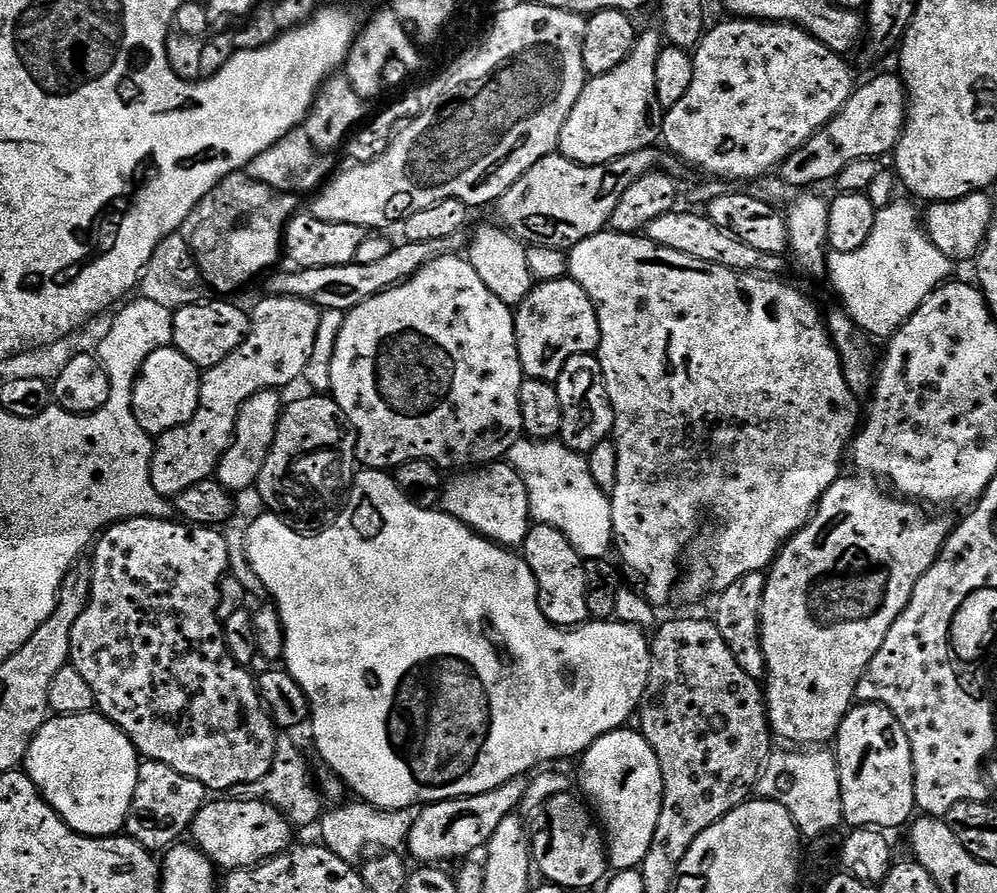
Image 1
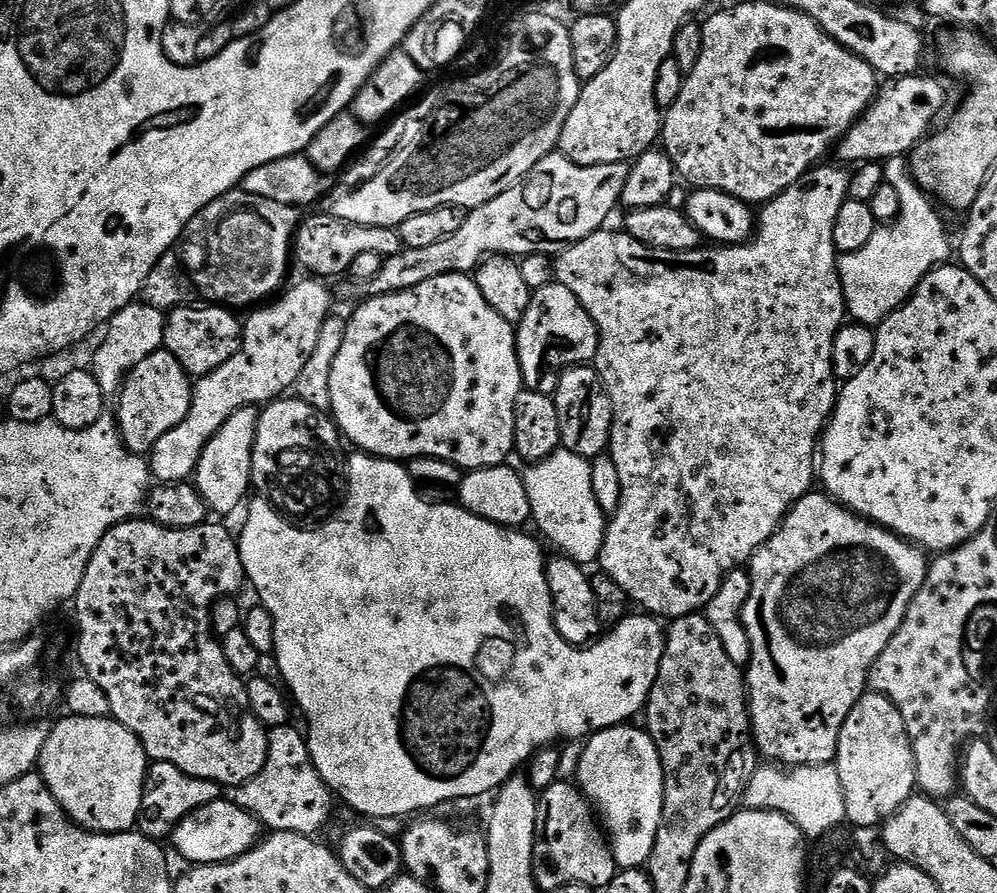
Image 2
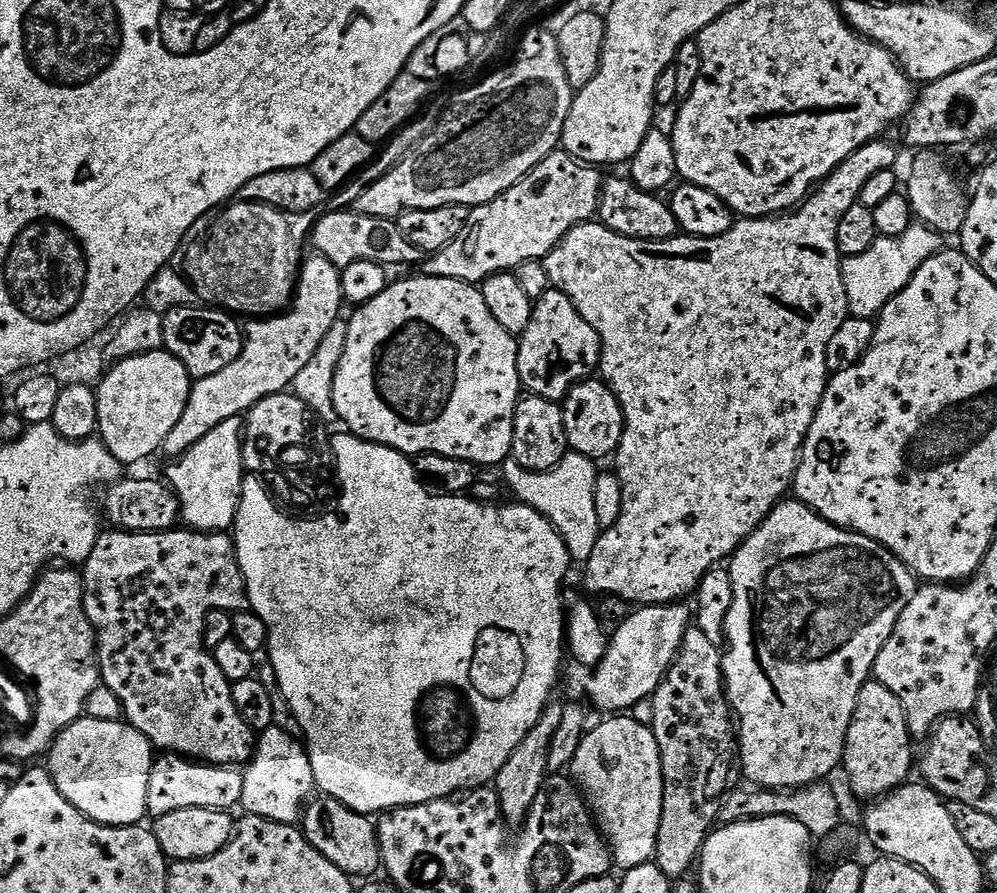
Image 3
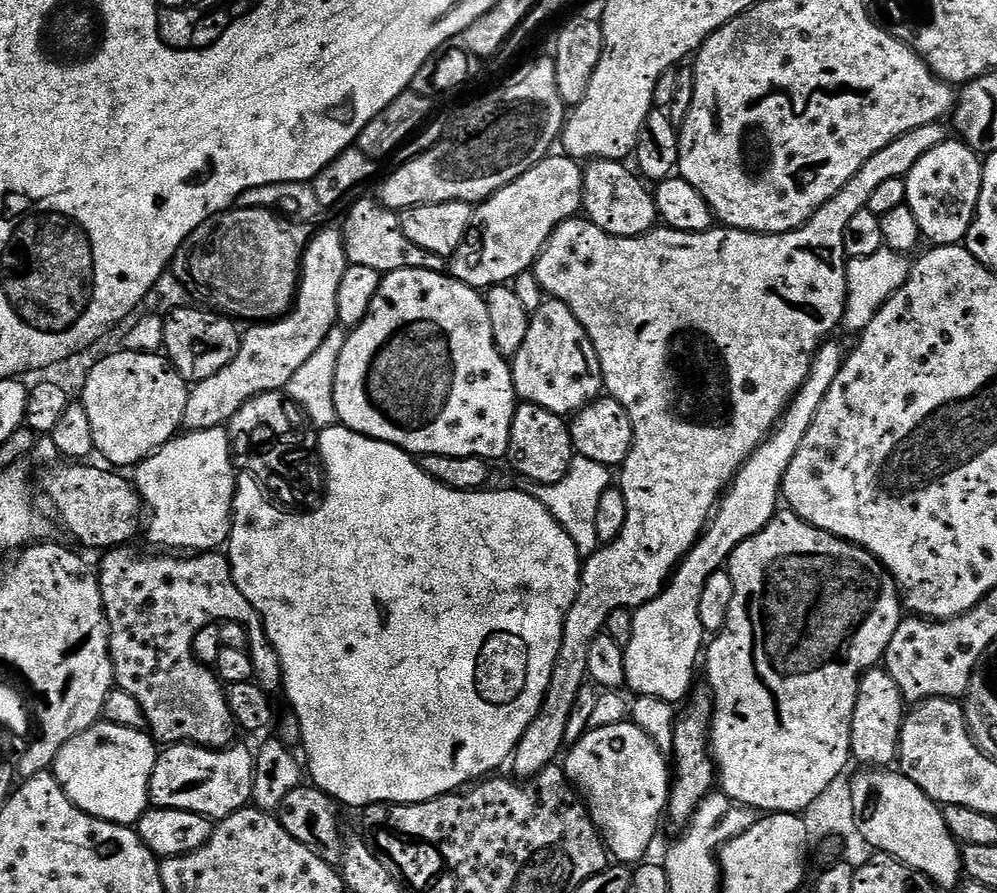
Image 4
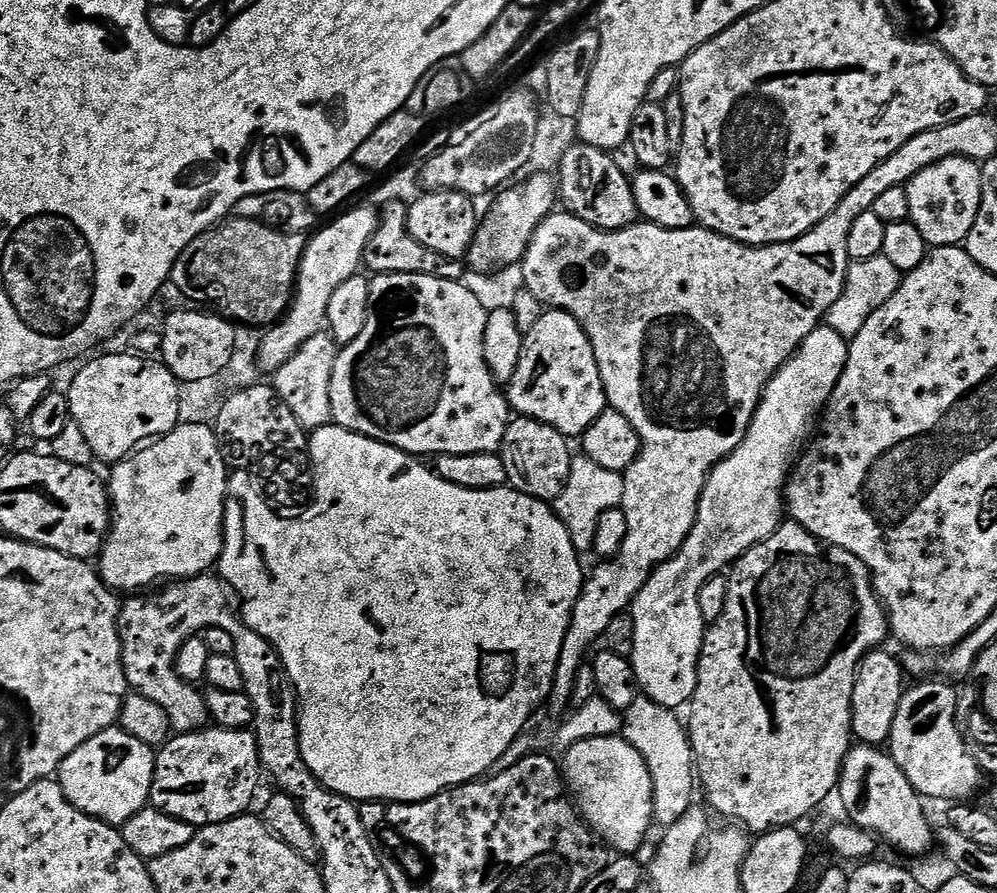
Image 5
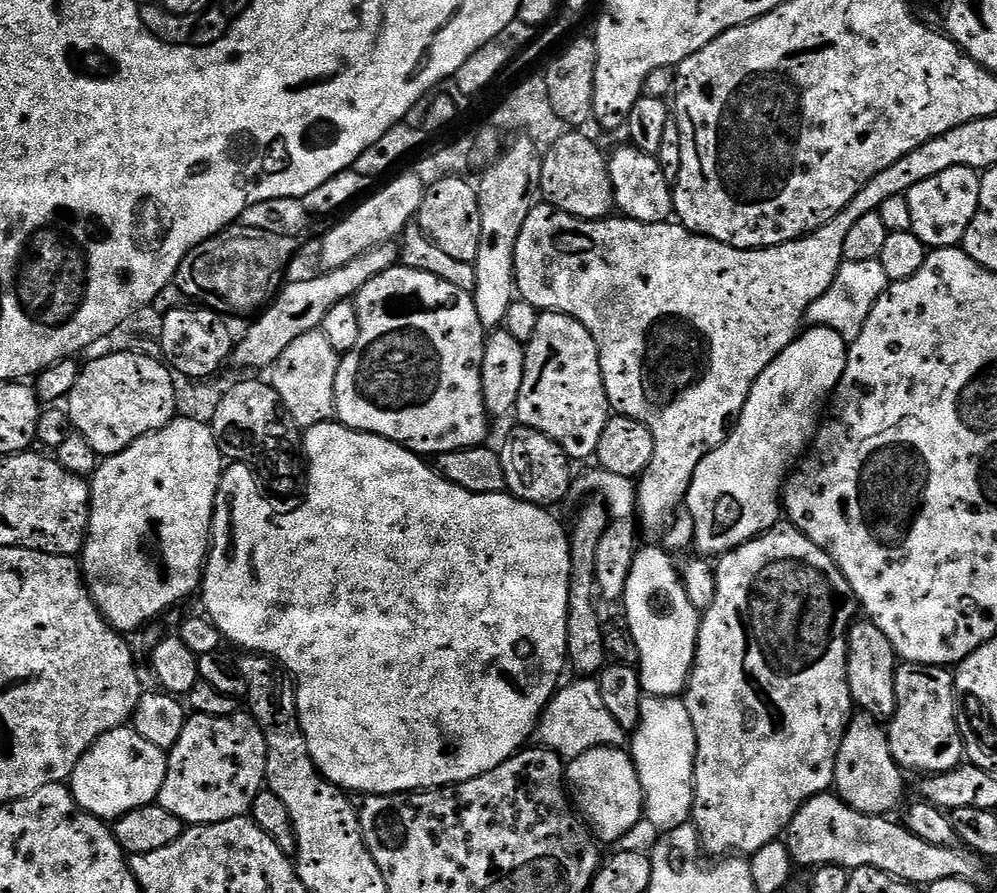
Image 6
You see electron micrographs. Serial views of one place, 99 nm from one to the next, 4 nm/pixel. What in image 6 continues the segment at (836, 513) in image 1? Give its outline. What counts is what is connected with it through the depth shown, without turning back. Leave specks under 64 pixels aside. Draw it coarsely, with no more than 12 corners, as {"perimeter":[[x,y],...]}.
{"perimeter":[[790,522],[714,564],[682,699],[709,857],[777,843],[854,705],[842,570]]}

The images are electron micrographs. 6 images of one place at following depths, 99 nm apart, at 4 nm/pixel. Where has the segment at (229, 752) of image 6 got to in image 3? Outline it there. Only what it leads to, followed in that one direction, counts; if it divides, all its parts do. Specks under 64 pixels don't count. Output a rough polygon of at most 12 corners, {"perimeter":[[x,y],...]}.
{"perimeter":[[161,755],[150,770],[148,816],[235,809],[239,767]]}

